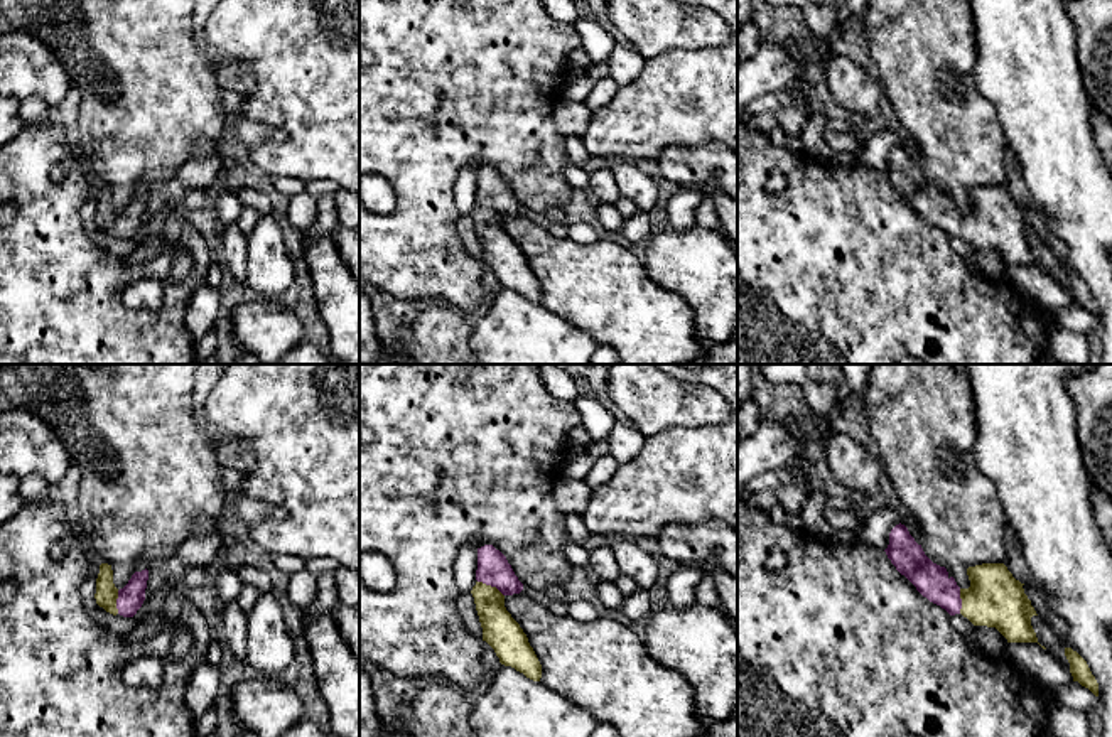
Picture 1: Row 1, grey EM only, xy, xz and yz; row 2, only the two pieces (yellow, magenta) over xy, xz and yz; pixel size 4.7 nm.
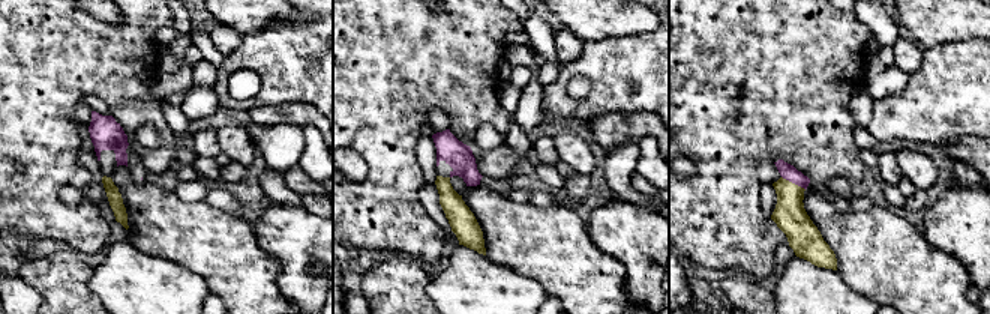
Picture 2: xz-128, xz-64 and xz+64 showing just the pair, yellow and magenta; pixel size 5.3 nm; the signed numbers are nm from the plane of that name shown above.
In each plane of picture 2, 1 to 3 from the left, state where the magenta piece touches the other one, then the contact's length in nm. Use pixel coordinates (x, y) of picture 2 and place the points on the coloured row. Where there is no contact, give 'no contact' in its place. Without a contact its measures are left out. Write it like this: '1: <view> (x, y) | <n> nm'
1: no contact
2: no contact
3: xz+64 (794, 184) | 150 nm

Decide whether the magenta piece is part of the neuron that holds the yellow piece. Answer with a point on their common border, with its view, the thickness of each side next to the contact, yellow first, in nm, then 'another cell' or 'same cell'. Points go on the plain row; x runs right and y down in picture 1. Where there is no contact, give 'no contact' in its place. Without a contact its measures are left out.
xz (490, 208) | 170/160 nm | same cell

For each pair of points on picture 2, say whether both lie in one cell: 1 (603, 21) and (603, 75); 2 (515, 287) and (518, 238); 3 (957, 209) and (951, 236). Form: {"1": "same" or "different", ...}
{"1": "different", "2": "different", "3": "same"}

